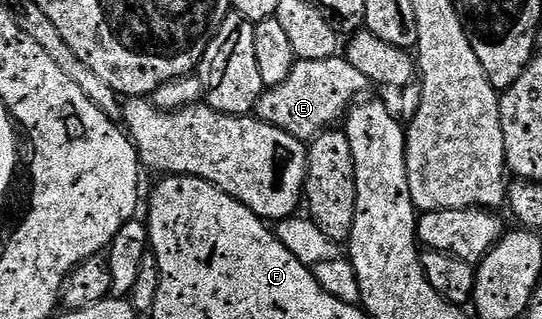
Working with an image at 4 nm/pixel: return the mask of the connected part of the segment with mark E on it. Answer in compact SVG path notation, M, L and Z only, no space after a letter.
M336 54L333 58L325 58L321 62L296 60L289 70L289 76L283 82L263 89L254 115L266 124L277 126L307 142L320 132L338 125L351 111L357 98L364 95L362 92L366 88L369 88L366 76L355 70L342 55Z

